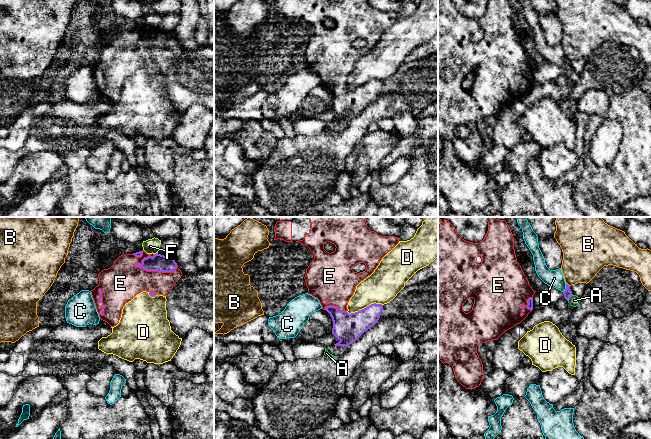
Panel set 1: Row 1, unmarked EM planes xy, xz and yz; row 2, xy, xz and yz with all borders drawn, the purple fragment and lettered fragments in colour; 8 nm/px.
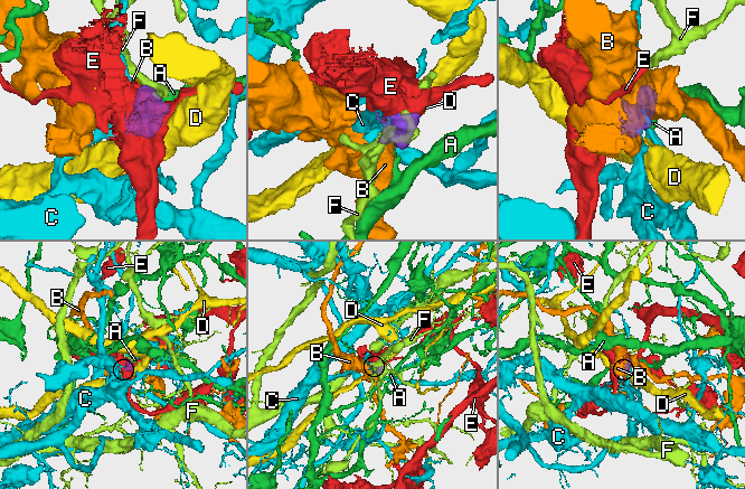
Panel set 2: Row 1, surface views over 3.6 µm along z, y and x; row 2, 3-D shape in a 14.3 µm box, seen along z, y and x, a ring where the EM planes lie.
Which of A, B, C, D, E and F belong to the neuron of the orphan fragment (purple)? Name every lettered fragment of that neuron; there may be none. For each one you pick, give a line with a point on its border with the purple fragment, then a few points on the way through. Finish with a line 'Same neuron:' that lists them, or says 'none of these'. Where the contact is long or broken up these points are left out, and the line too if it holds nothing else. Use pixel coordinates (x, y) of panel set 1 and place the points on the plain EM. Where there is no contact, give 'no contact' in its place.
E: meets purple in xy at (157, 46)
Same neuron: E

